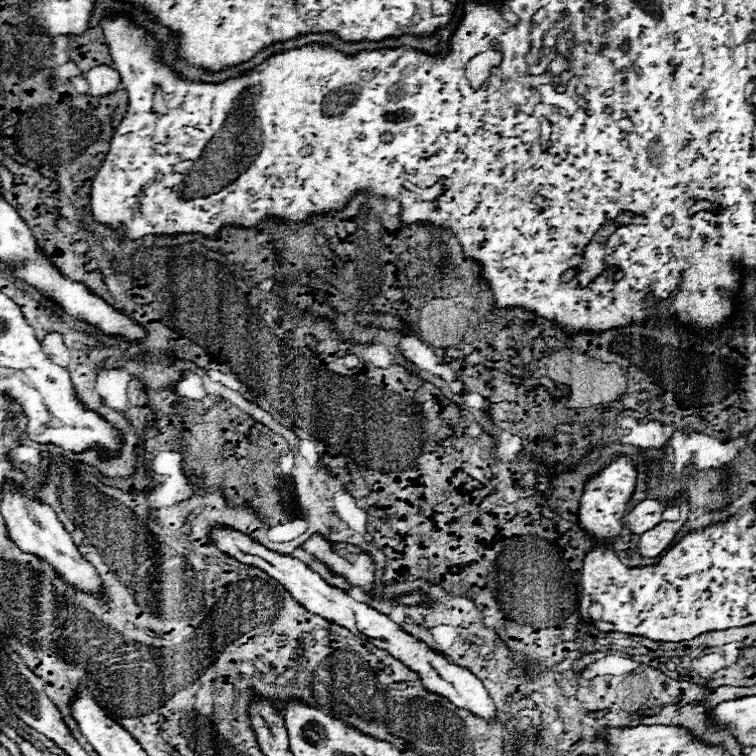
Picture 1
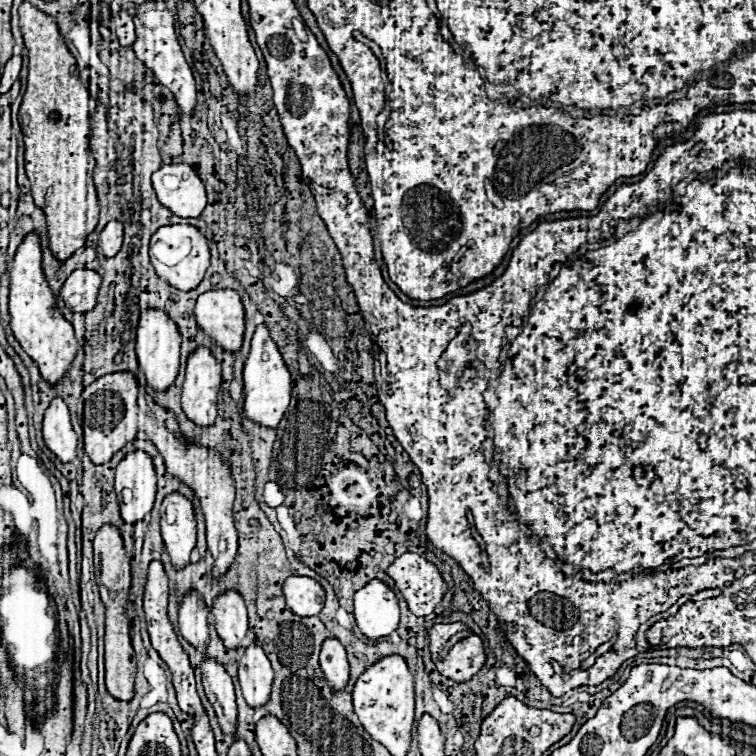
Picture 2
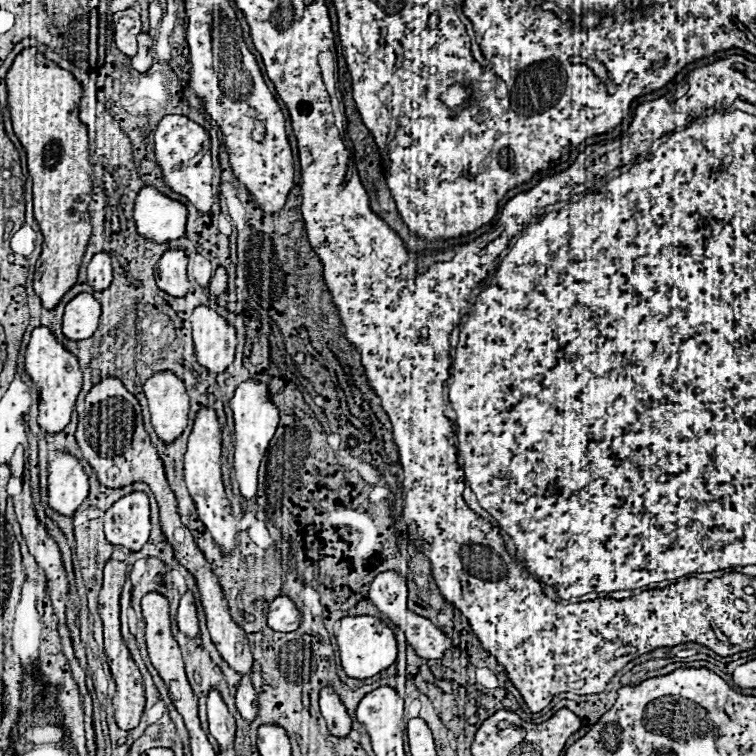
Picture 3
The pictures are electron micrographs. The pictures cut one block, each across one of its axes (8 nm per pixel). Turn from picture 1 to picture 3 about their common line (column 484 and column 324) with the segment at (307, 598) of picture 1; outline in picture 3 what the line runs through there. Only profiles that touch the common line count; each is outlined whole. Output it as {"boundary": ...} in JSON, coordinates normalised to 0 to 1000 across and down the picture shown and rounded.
{"boundary":[[[429,910],[423,915],[423,939],[426,939],[426,947],[429,947],[431,960],[434,960],[434,966],[437,966],[439,974],[455,976],[455,974],[463,971],[466,952],[458,944],[455,931],[450,929],[447,918],[439,910]]]}

